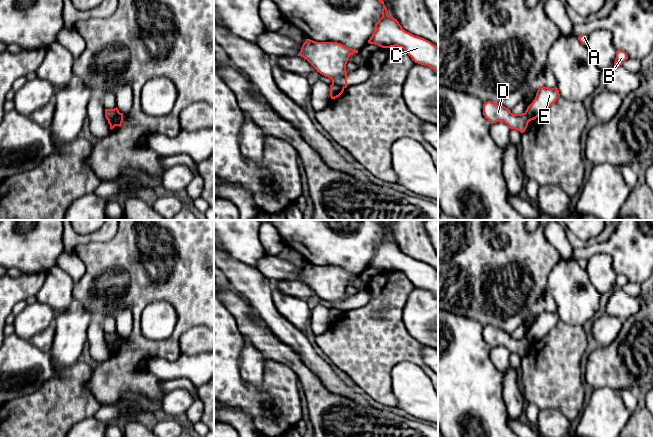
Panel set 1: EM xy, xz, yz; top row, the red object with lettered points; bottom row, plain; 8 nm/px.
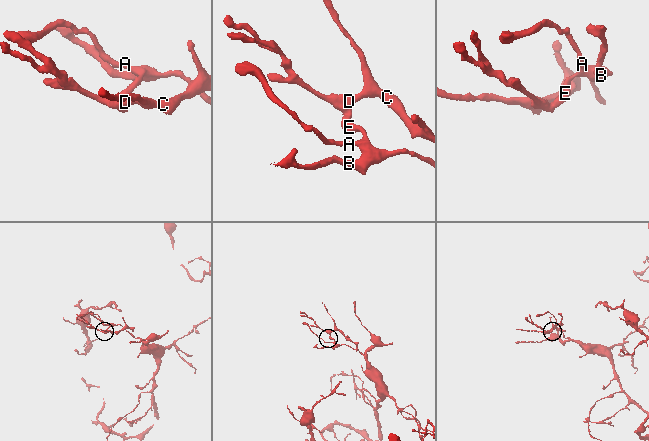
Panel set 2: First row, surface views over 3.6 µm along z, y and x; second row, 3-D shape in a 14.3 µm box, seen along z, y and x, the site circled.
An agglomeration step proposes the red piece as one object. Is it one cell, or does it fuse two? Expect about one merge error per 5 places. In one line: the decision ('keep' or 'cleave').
cleave

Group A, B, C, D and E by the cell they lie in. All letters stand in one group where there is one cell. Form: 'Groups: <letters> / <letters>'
Groups: A B E / C D

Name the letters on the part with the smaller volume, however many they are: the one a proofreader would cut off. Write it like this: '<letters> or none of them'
C, D

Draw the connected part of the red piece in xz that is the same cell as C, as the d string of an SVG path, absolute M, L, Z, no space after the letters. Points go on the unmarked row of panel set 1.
M376 220L383 229L382 241L375 248L368 267L382 272L401 271L415 287L425 289L438 296L438 271L430 265L405 255L397 243L388 239L381 220Z

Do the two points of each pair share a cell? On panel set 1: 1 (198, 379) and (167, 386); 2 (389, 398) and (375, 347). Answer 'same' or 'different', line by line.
1: different
2: same

